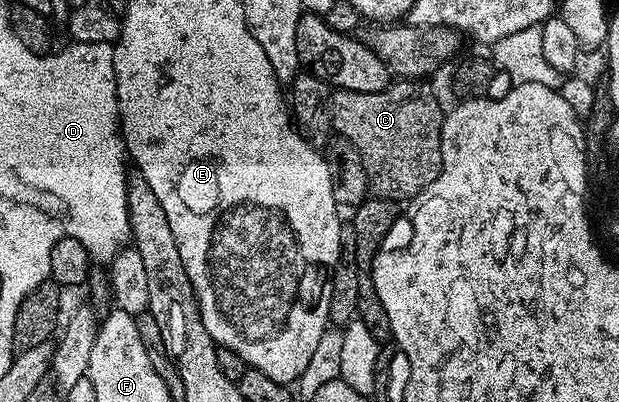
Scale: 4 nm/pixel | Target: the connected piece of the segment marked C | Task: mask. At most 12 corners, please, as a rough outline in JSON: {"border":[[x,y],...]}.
{"border":[[420,78],[331,93],[335,135],[379,199],[442,170],[446,115]]}

